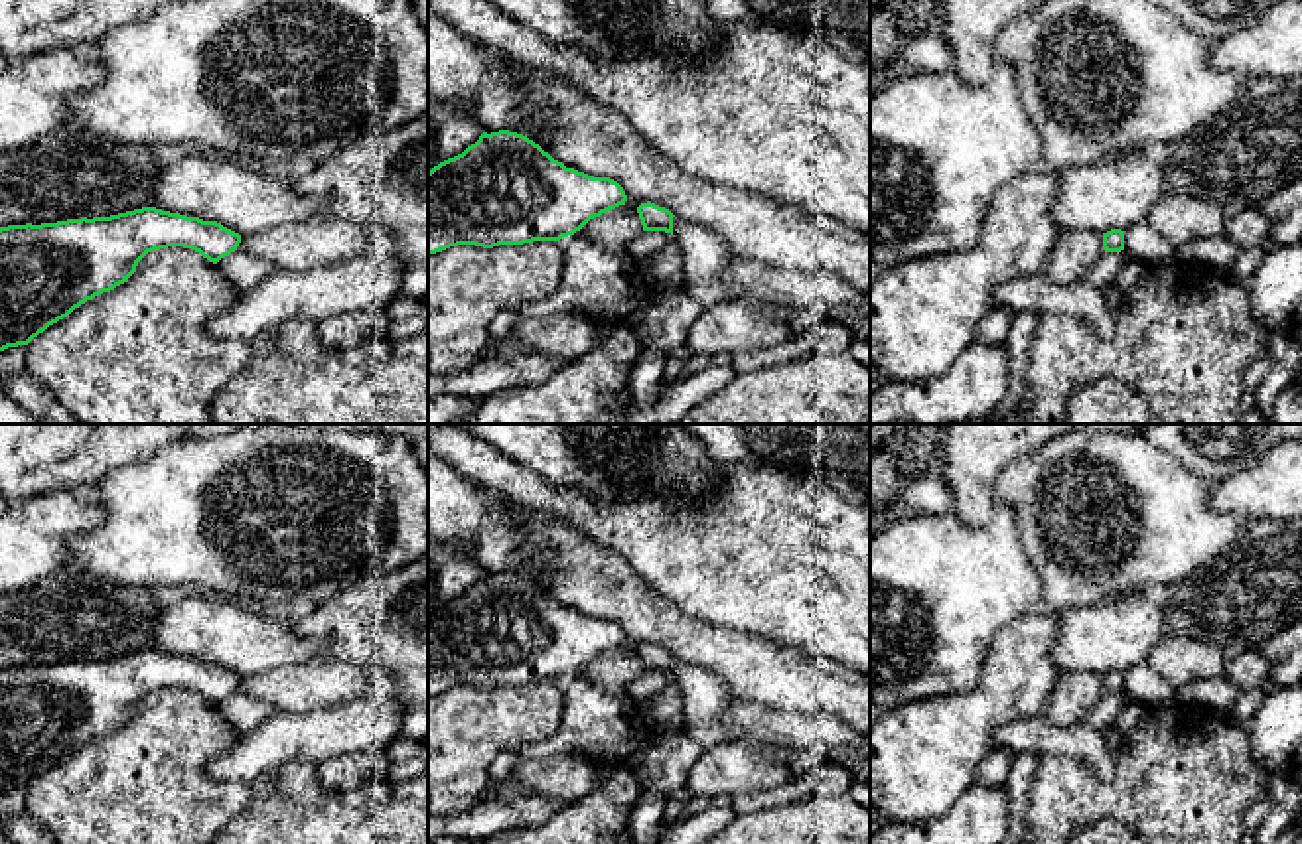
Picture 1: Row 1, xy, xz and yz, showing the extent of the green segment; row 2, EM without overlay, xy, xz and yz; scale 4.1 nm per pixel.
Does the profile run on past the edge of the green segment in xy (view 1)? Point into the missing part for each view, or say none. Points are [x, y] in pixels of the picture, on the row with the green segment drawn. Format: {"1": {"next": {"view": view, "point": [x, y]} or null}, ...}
{"1": {"next": null}}

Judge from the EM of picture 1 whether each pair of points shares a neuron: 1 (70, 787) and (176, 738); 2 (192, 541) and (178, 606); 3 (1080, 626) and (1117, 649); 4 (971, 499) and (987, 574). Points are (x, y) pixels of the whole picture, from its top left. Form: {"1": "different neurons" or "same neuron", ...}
{"1": "same neuron", "2": "different neurons", "3": "same neuron", "4": "different neurons"}

